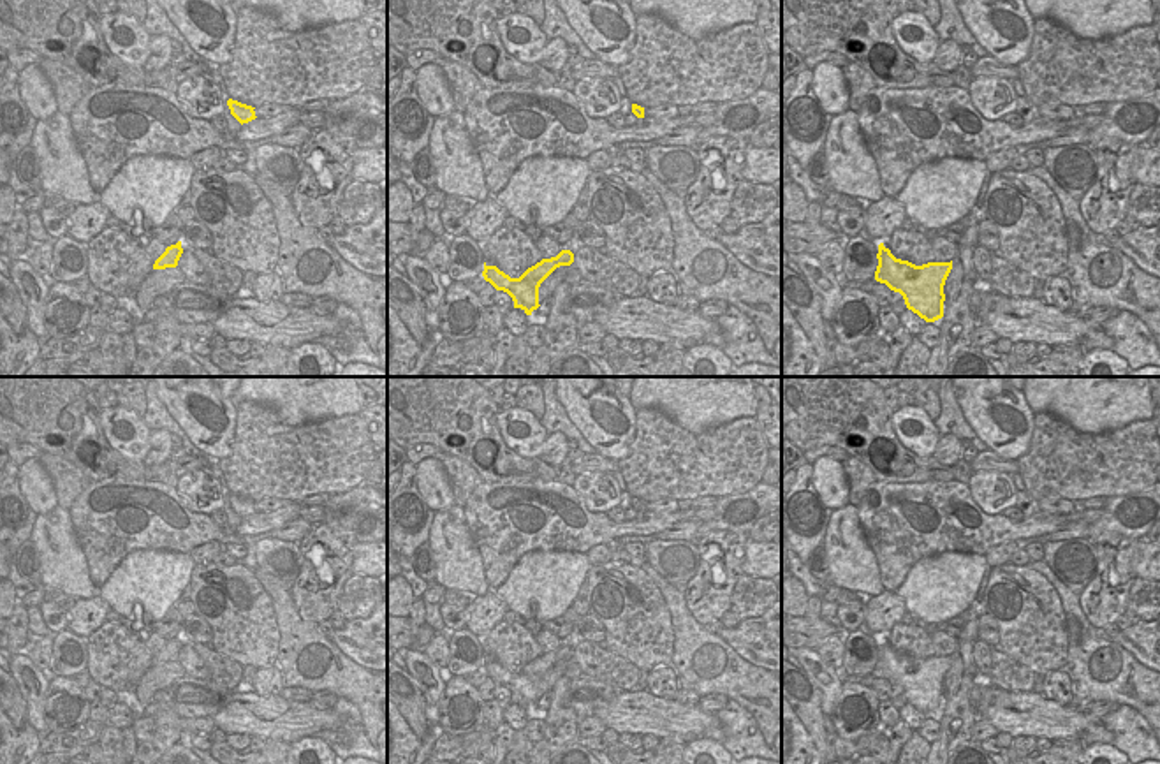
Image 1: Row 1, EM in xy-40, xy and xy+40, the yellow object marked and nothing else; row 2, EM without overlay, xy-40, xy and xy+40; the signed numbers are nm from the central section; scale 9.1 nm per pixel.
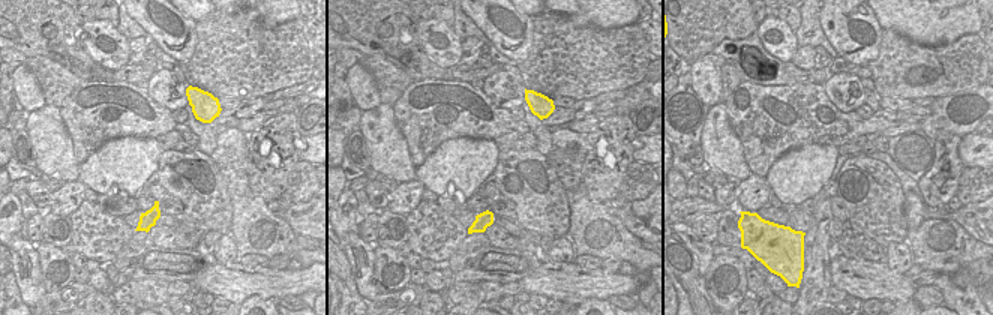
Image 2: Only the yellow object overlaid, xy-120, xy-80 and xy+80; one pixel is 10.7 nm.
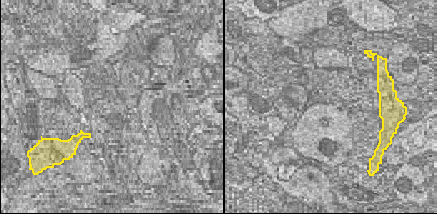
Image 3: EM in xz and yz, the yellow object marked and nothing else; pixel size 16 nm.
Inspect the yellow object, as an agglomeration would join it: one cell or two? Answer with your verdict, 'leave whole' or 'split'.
leave whole

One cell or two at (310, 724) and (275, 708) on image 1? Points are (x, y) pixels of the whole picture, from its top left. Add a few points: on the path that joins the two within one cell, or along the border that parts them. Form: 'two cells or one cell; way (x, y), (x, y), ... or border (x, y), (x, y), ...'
one cell; way (301, 720), (287, 720), (284, 717)

